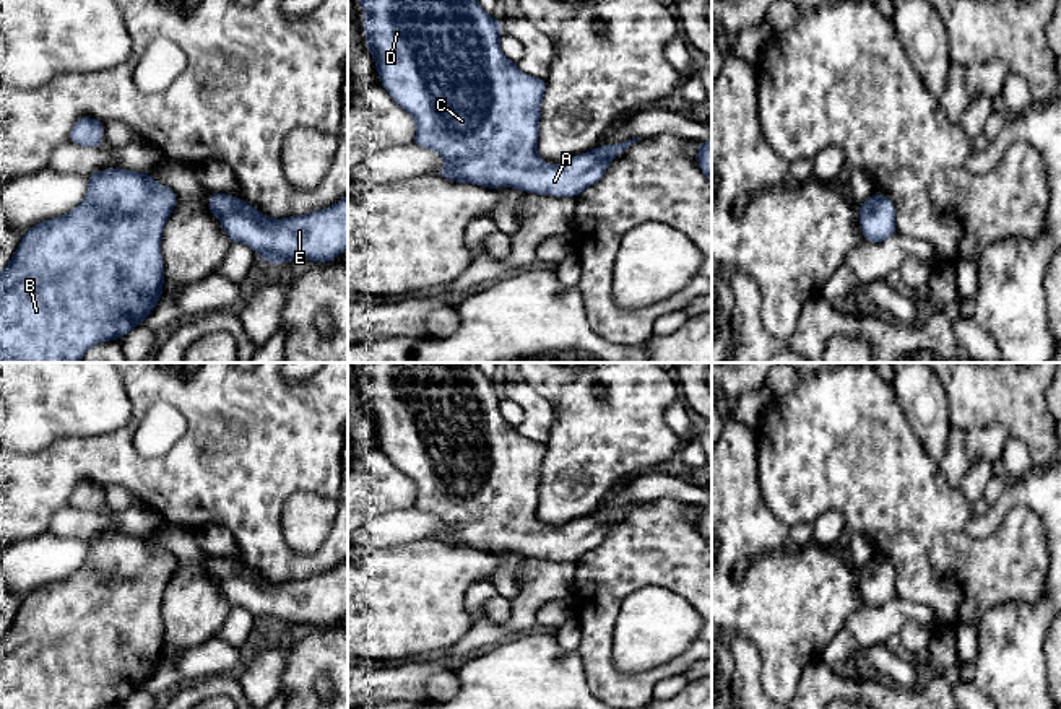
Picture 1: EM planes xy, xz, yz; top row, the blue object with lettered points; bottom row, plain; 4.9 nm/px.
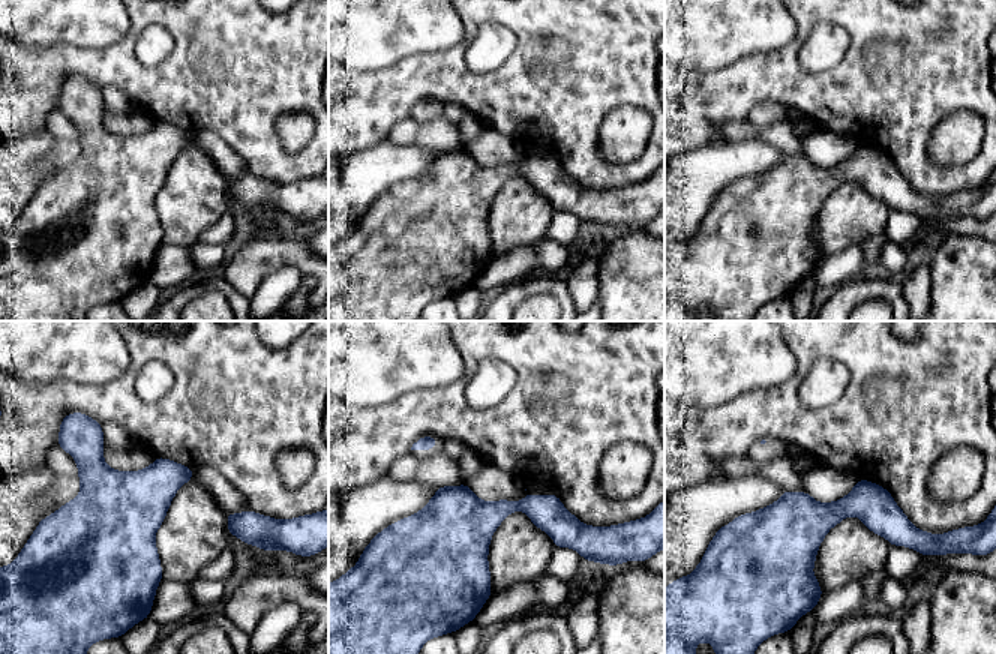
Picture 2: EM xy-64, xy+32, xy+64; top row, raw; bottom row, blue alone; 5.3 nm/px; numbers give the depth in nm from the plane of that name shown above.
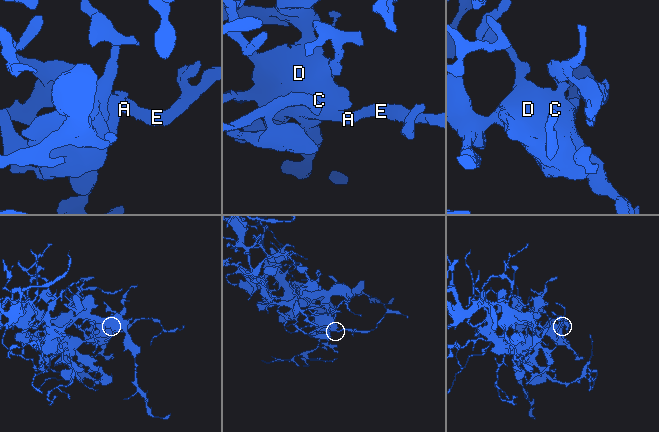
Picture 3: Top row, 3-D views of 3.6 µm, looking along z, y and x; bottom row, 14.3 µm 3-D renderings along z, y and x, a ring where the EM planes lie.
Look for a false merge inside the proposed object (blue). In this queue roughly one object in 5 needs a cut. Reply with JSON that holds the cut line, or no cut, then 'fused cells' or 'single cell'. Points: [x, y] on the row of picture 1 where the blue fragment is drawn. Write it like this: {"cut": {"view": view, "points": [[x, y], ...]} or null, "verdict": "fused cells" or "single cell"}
{"cut": null, "verdict": "single cell"}

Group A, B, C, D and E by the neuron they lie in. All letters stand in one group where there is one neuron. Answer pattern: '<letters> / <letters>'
A B C D E

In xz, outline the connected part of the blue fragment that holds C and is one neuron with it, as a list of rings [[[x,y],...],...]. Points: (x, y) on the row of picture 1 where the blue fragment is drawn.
[[[359,0],[359,5],[366,13],[366,42],[379,78],[392,99],[413,115],[416,125],[413,143],[437,151],[445,161],[437,174],[440,177],[487,189],[512,187],[539,195],[577,197],[601,181],[609,163],[640,140],[598,145],[565,163],[548,164],[536,150],[546,80],[523,73],[502,54],[500,23],[486,13],[478,0]]]

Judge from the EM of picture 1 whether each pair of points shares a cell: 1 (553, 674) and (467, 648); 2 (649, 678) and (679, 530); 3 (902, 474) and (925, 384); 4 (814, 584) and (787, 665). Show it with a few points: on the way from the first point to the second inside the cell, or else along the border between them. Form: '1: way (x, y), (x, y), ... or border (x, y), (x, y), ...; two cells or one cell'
1: border (509, 638), (488, 649); two cells
2: way (603, 664), (600, 661), (600, 607), (634, 569); one cell
3: border (896, 395), (907, 423), (935, 462); two cells
4: way (795, 604), (790, 608), (787, 646); one cell

